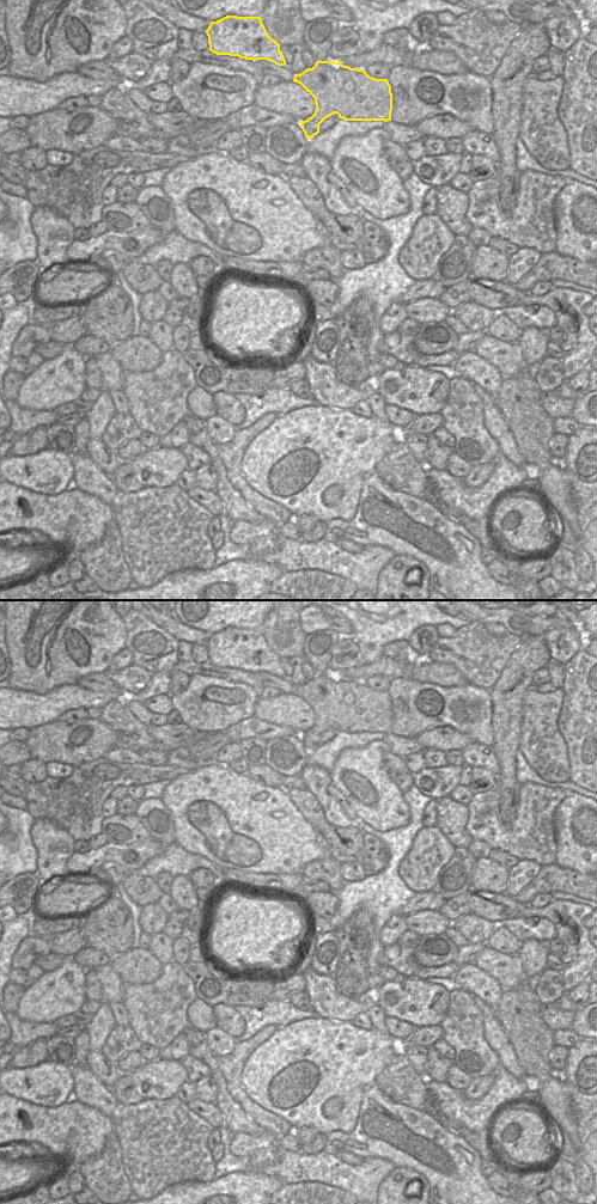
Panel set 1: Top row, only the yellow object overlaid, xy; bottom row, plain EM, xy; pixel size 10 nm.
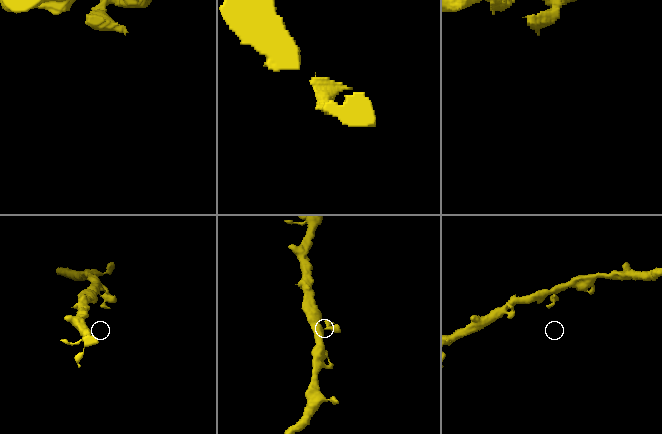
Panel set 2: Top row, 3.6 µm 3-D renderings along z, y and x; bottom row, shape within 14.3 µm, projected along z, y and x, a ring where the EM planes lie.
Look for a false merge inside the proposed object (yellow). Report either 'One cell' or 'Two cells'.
One cell.

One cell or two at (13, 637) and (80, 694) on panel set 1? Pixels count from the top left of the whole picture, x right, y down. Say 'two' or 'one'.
two

